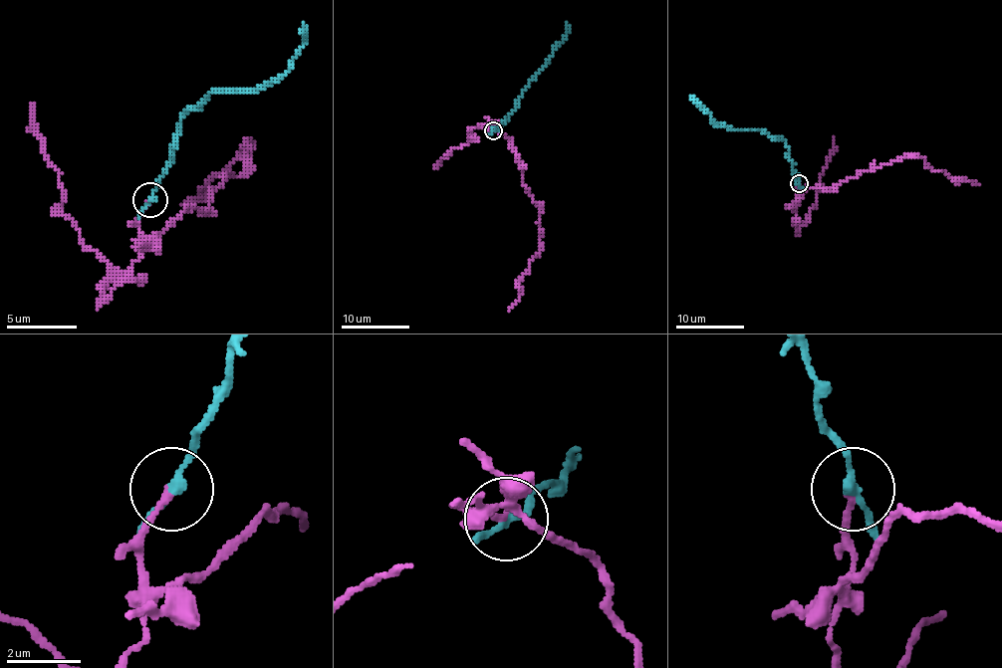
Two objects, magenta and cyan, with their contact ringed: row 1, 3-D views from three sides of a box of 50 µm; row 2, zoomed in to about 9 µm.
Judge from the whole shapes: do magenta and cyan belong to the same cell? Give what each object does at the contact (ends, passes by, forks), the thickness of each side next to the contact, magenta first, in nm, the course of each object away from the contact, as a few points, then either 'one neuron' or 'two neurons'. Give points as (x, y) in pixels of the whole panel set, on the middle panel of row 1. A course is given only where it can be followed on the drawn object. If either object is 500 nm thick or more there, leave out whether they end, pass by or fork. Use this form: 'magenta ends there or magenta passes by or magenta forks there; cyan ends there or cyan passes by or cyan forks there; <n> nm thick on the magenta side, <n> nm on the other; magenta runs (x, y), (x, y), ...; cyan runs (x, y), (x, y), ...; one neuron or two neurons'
magenta ends there; cyan passes by; 170 nm thick on the magenta side, 200 nm on the other; magenta runs (492, 129), (487, 129), (508, 138), (523, 184), (542, 210), (538, 252), (518, 285), (518, 300), (508, 310); cyan runs (492, 129), (513, 112), (523, 91), (567, 33), (567, 23); two neurons

